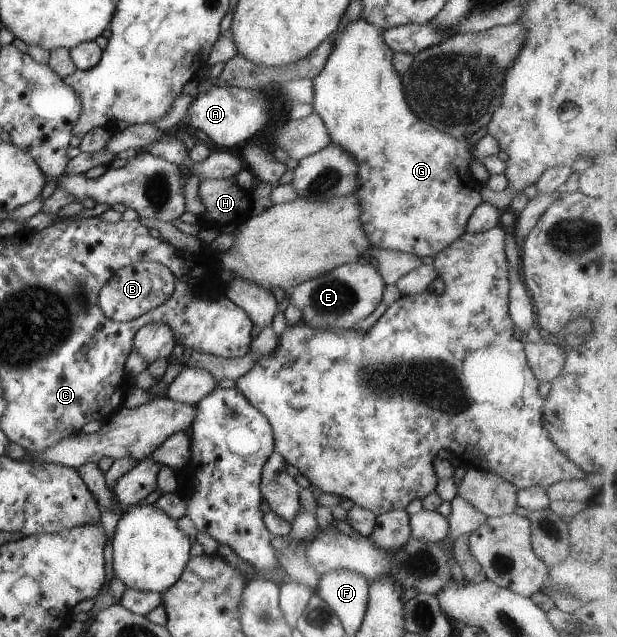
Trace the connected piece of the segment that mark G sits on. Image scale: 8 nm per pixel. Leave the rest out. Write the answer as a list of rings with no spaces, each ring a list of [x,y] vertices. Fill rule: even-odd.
[[[357,17],[355,20],[348,22],[347,25],[336,34],[332,51],[329,53],[328,59],[321,67],[321,72],[312,78],[313,98],[310,102],[313,107],[313,112],[318,114],[323,124],[326,126],[330,136],[330,142],[340,146],[346,150],[356,160],[357,169],[357,184],[353,194],[358,198],[360,213],[361,228],[365,231],[366,240],[369,241],[371,249],[395,249],[401,252],[406,252],[418,257],[431,256],[432,258],[441,252],[446,246],[449,246],[456,238],[459,238],[466,232],[466,222],[471,214],[471,211],[481,202],[479,195],[480,182],[471,177],[469,170],[469,160],[480,160],[489,155],[496,155],[500,150],[497,141],[491,135],[481,137],[471,148],[467,148],[469,137],[463,139],[453,138],[451,135],[435,130],[434,126],[419,120],[408,107],[406,103],[403,87],[401,86],[400,75],[395,72],[392,65],[392,50],[382,41],[383,29],[377,28],[373,23],[367,22],[363,17]]]

